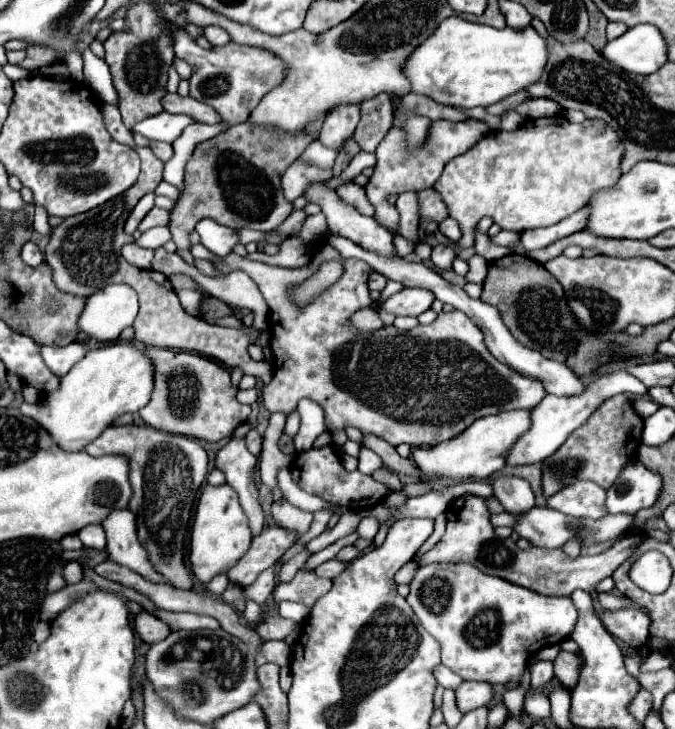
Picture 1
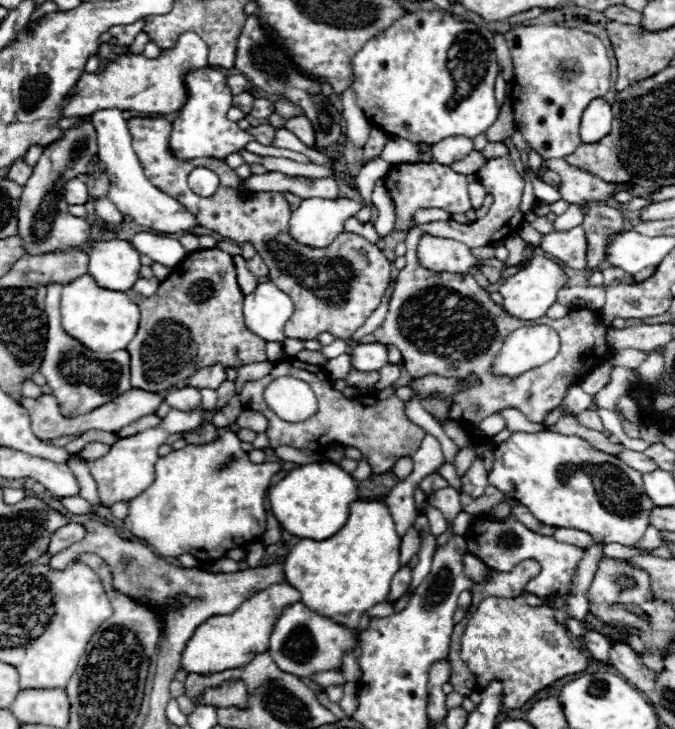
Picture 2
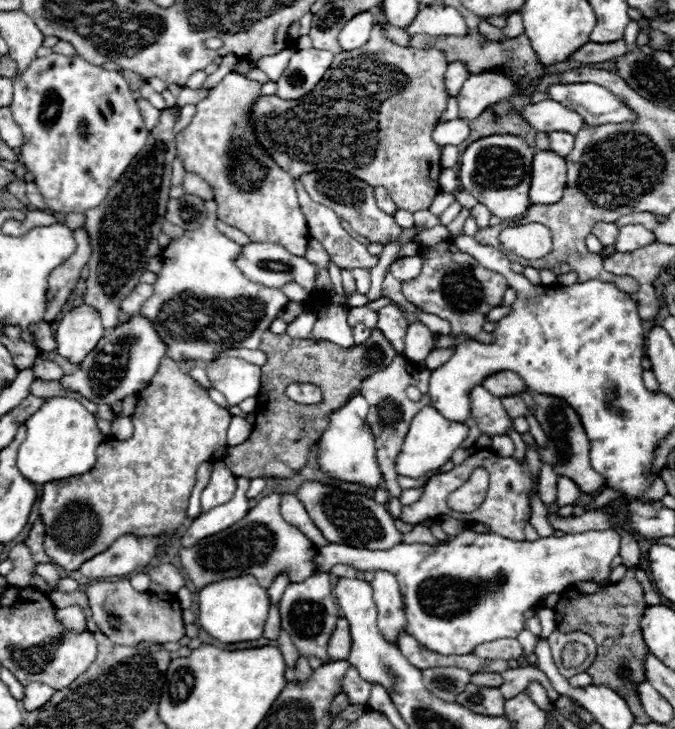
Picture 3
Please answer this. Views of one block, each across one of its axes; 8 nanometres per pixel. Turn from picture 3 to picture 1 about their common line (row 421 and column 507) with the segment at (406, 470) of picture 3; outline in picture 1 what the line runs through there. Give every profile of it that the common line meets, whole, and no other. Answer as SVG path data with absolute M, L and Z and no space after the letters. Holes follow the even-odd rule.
M512 410L500 412L494 416L484 416L470 424L458 436L444 440L436 446L420 446L416 448L416 466L422 472L422 480L484 480L494 472L500 472L506 466L506 452L518 440L520 434L528 430L530 410Z

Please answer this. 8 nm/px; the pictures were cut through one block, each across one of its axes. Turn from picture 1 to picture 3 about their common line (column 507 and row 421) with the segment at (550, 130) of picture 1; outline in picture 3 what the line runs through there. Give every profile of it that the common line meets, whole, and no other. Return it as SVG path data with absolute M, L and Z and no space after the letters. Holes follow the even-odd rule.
M164 358L156 378L138 394L136 412L132 414L134 434L130 440L106 440L100 444L96 454L96 466L82 476L72 476L64 480L54 480L42 486L39 503L40 520L46 526L44 552L64 570L78 570L94 554L104 552L118 536L138 534L138 536L160 536L164 550L172 536L180 530L192 486L196 484L196 470L202 462L212 460L218 446L226 444L226 430L230 424L230 412L214 404L208 390L202 388L190 374L182 372L178 364Z

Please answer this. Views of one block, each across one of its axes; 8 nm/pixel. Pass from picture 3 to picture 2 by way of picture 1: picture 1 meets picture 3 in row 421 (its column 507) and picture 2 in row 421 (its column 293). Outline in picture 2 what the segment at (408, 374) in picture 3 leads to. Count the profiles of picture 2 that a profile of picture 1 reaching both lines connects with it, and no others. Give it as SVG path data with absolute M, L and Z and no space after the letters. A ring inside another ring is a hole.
M278 362L272 371L260 380L250 380L244 383L240 390L240 400L246 410L258 410L268 418L268 430L266 436L270 440L270 448L278 446L294 446L294 448L308 448L308 450L324 450L330 442L340 442L342 446L354 446L358 448L364 456L368 456L372 472L382 474L388 472L398 458L402 456L412 456L418 448L426 432L412 424L404 412L404 402L394 394L386 400L378 400L374 396L362 396L362 398L346 398L342 392L334 390L330 384L330 378L324 374L322 368L306 364L306 368L300 362ZM282 376L292 376L298 380L304 380L312 386L316 398L318 398L318 412L304 420L304 422L284 422L280 420L264 402L264 390L276 378ZM376 404L376 406L368 406Z

